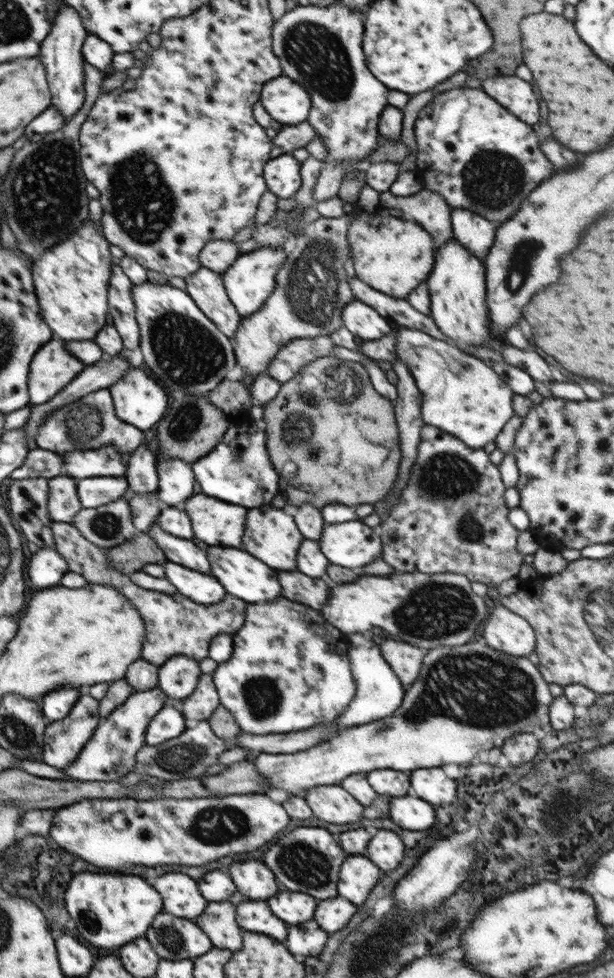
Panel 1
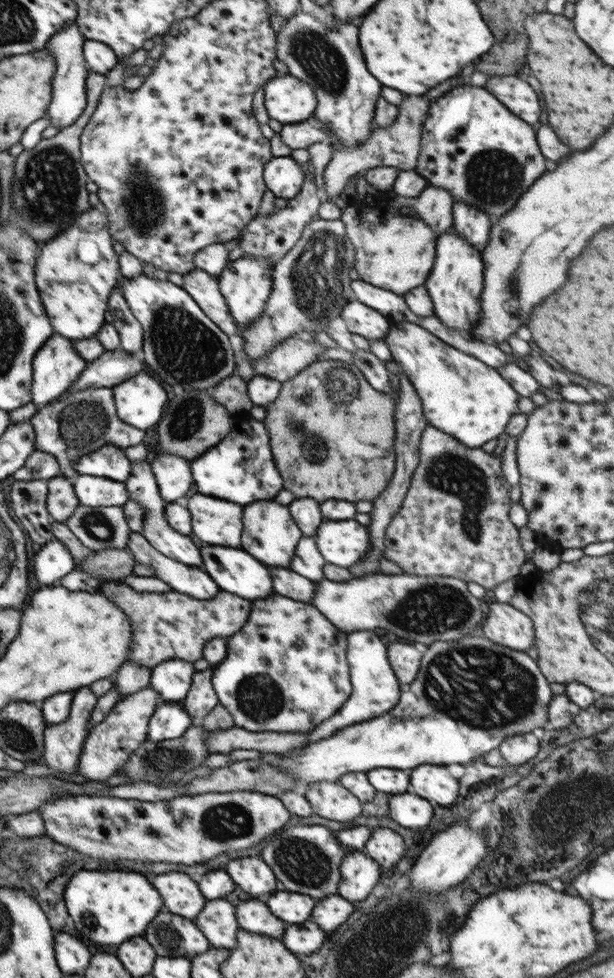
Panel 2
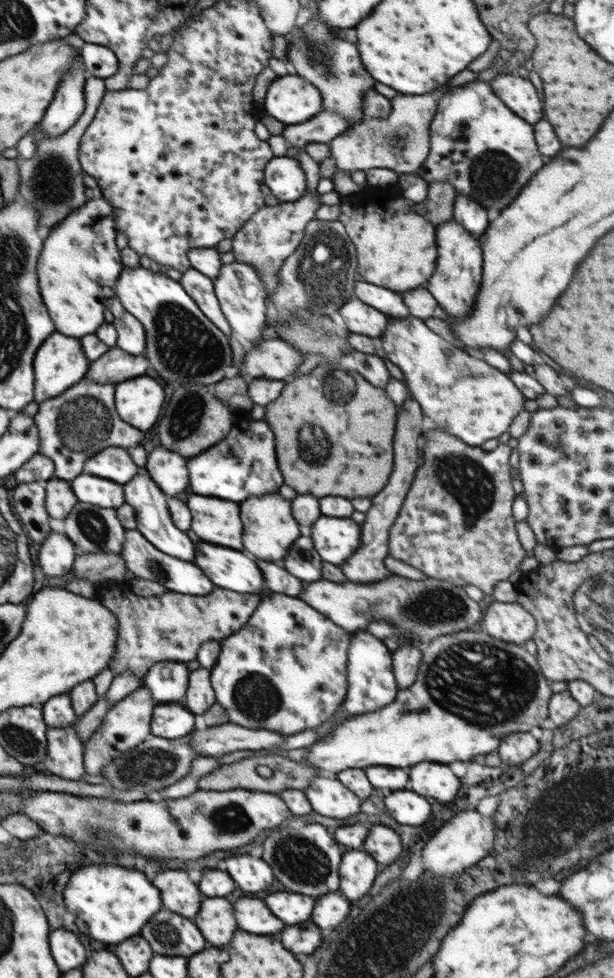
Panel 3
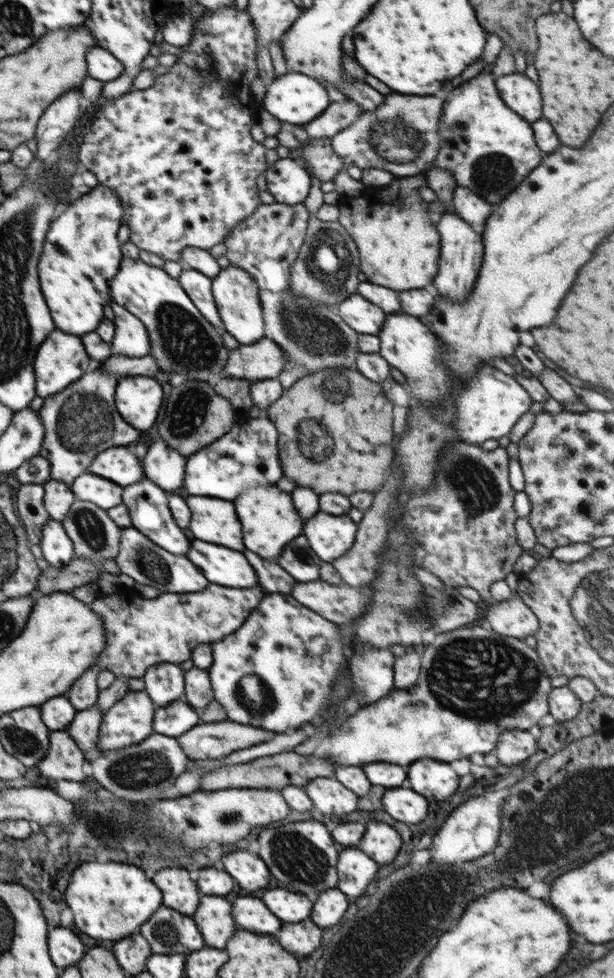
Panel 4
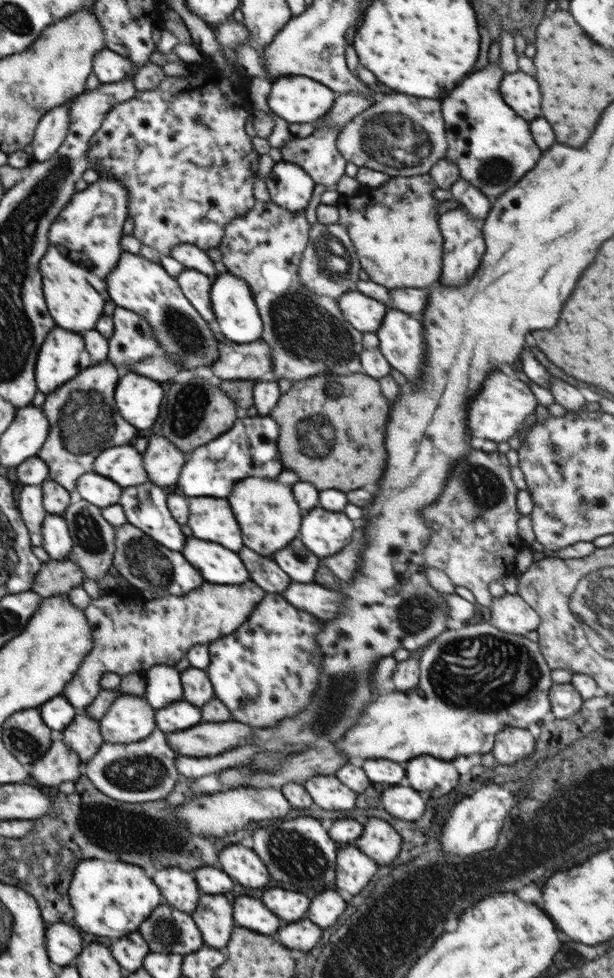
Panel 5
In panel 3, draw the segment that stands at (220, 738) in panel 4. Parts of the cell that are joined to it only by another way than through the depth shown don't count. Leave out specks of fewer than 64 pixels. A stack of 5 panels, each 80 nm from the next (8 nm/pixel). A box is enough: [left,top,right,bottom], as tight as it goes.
[191,723,286,756]

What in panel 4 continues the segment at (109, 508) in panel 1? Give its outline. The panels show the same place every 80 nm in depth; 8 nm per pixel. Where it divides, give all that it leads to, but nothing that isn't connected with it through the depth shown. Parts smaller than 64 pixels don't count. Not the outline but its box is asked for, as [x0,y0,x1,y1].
[61,501,121,563]

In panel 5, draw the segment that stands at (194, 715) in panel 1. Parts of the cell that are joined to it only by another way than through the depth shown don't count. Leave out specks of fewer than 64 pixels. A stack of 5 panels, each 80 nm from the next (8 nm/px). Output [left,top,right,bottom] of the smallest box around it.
[180,666,215,708]

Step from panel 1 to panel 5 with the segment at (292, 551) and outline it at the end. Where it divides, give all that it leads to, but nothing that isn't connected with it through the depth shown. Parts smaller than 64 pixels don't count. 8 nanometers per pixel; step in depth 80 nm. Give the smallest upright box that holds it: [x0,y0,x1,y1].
[228,476,303,556]

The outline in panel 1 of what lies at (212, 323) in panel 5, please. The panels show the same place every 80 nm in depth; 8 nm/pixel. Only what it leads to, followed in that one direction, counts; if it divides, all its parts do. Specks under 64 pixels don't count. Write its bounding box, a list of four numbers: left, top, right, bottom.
[184,267,243,339]

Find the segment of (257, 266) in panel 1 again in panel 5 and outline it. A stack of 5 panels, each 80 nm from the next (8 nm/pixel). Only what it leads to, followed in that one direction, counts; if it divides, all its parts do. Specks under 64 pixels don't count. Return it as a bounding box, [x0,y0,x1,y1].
[211,272,263,344]

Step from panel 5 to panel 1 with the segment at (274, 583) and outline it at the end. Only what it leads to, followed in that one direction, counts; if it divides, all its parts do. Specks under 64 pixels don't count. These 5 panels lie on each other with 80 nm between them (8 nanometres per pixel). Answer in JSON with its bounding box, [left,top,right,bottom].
[277,570,334,611]

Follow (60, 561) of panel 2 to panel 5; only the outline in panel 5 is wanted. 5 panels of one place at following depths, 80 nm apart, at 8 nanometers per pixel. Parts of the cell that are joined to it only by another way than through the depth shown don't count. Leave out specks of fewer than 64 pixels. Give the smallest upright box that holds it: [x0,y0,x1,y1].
[41,513,73,560]

